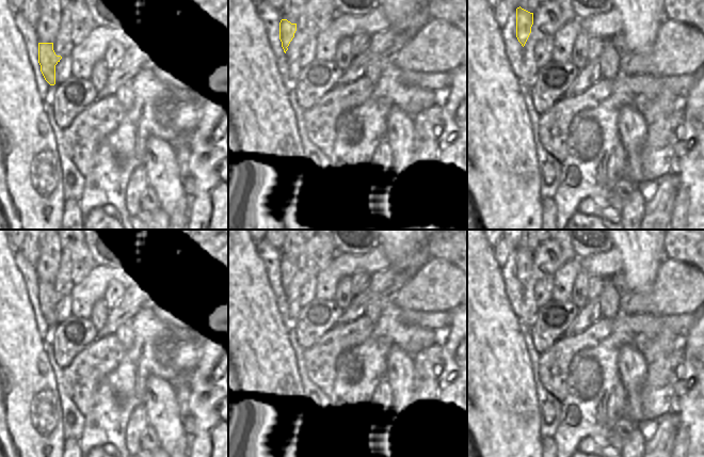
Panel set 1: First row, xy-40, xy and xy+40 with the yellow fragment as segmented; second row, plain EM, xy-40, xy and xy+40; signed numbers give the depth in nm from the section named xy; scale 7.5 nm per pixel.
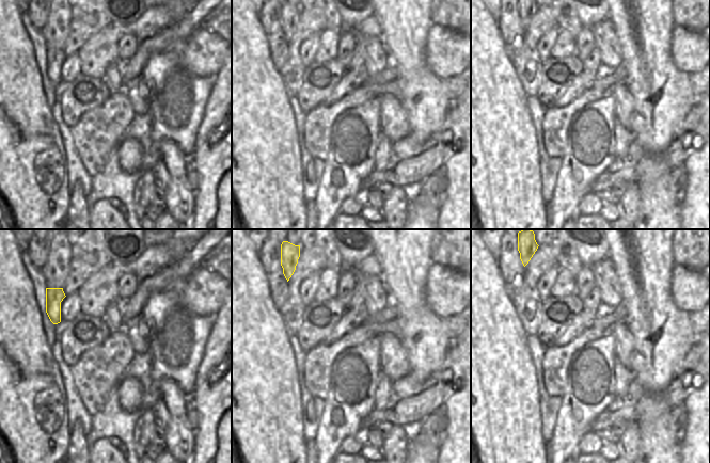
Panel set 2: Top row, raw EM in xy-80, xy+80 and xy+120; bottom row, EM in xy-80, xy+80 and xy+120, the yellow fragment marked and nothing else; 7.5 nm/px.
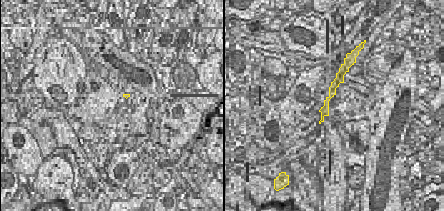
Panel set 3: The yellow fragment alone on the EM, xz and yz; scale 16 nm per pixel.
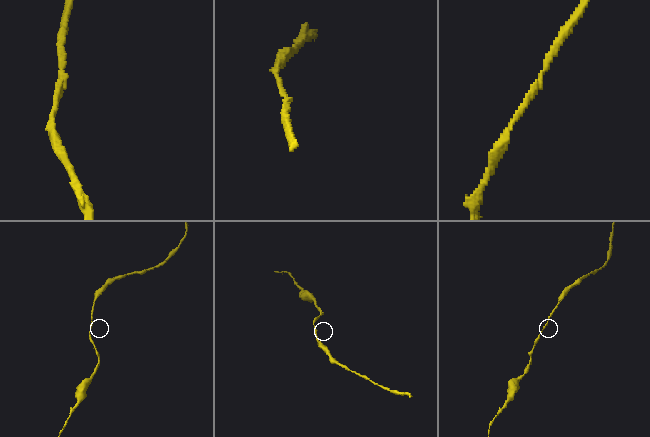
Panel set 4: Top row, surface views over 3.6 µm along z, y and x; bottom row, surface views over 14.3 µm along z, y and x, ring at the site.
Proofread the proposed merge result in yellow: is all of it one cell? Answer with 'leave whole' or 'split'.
leave whole

